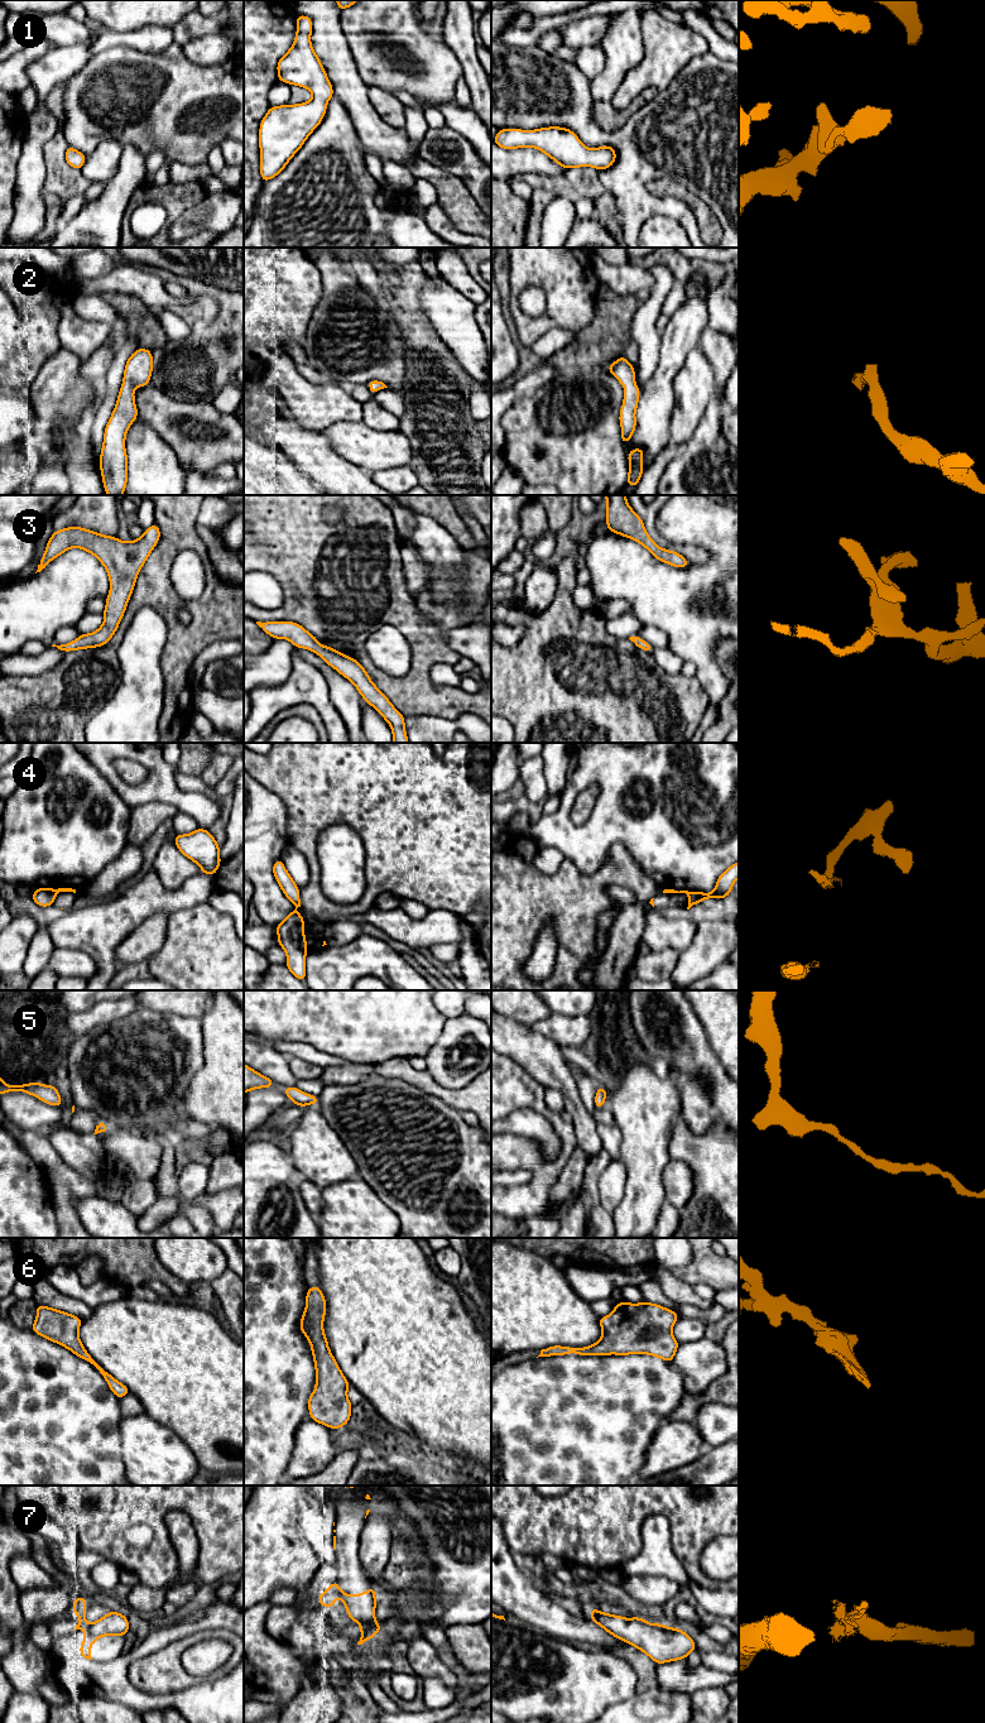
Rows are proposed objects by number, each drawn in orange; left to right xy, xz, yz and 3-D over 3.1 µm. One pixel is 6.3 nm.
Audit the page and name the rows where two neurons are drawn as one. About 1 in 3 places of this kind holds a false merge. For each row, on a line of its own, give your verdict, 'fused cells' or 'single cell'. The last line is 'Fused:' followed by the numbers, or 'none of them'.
1: single cell
2: single cell
3: single cell
4: fused cells
5: single cell
6: single cell
7: single cell
Fused: 4

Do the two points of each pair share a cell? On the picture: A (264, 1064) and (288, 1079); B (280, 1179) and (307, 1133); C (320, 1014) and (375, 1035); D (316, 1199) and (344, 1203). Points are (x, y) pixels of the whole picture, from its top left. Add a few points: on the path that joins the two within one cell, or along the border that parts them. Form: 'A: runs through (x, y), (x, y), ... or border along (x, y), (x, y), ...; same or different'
A: runs through (270, 1064), (282, 1074); same
B: border along (287, 1153), (299, 1177); different
C: runs through (334, 1014), (355, 1014), (361, 1021); same
D: border along (322, 1190), (322, 1210), (317, 1220); different

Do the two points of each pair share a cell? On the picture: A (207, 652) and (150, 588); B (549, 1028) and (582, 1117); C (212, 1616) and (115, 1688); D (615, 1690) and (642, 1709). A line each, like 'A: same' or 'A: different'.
A: different
B: different
C: same
D: different

